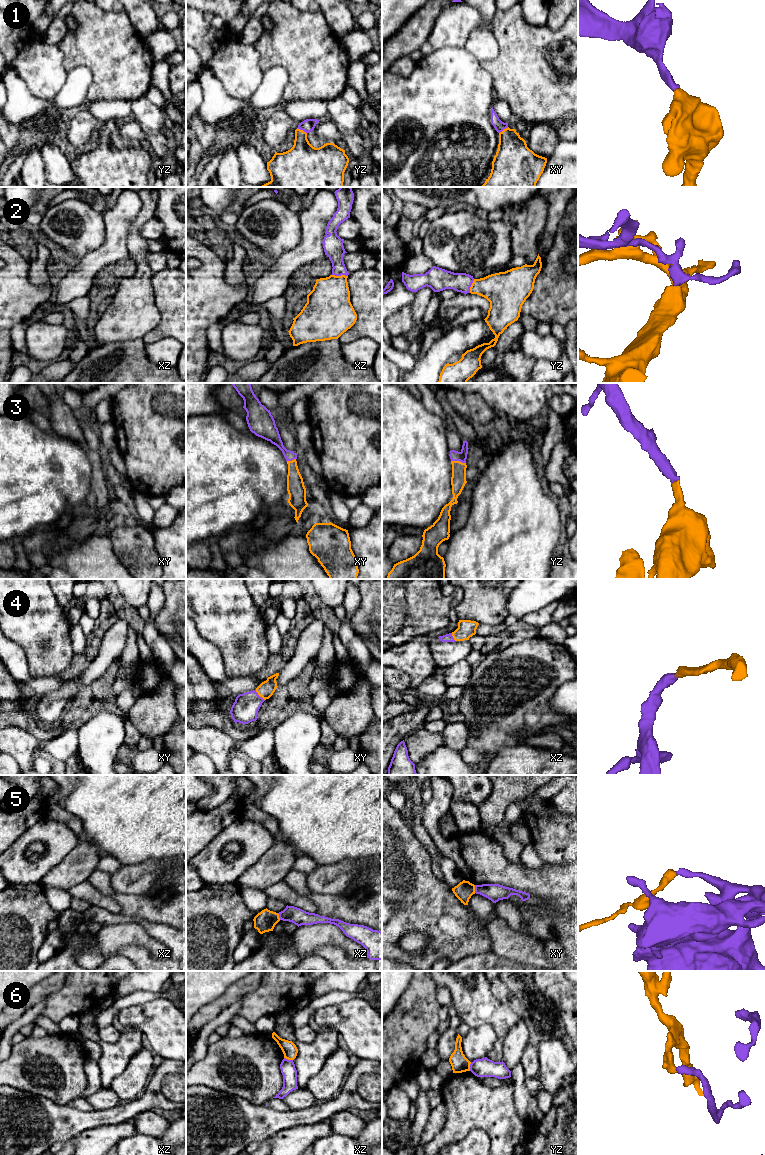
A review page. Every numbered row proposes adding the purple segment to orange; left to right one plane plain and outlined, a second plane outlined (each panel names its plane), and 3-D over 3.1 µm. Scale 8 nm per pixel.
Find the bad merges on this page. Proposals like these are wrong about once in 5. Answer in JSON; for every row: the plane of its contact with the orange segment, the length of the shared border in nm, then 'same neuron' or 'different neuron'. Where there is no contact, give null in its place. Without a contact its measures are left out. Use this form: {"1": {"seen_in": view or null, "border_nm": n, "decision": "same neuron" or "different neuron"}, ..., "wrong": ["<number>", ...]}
{"1": {"seen_in": "yz", "border_nm": 90, "decision": "same neuron"}, "2": {"seen_in": "xz", "border_nm": 130, "decision": "same neuron"}, "3": {"seen_in": "yz", "border_nm": 120, "decision": "same neuron"}, "4": {"seen_in": "xy", "border_nm": 120, "decision": "same neuron"}, "5": {"seen_in": "xy", "border_nm": 60, "decision": "different neuron"}, "6": {"seen_in": "xz", "border_nm": 80, "decision": "different neuron"}, "wrong": ["5", "6"]}

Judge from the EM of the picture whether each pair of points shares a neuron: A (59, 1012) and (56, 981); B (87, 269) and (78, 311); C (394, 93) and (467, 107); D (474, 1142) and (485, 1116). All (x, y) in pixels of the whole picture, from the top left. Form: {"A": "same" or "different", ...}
{"A": "different", "B": "different", "C": "same", "D": "different"}

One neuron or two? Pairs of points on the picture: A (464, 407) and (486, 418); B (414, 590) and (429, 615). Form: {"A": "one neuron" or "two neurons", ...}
{"A": "one neuron", "B": "one neuron"}

